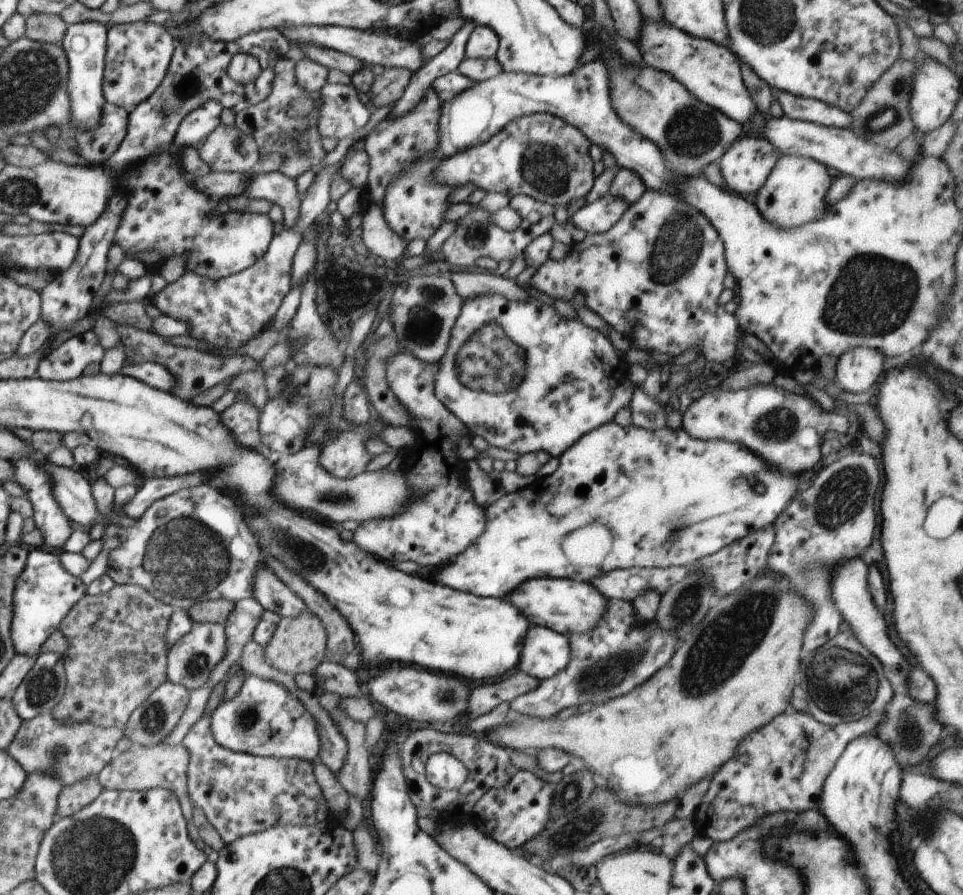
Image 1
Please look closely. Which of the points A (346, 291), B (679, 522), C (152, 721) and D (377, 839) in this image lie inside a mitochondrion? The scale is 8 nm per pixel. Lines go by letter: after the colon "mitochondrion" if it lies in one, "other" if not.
A: mitochondrion
B: mitochondrion
C: mitochondrion
D: other

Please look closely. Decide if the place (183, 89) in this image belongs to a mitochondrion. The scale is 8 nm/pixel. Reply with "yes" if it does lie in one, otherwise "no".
yes

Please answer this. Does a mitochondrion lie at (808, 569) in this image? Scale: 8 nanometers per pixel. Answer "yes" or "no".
yes

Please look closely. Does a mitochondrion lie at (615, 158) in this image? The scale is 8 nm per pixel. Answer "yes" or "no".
no

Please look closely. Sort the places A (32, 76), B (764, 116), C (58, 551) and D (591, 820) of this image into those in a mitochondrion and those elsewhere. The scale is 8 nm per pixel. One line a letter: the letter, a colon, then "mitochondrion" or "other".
A: mitochondrion
B: other
C: other
D: mitochondrion

